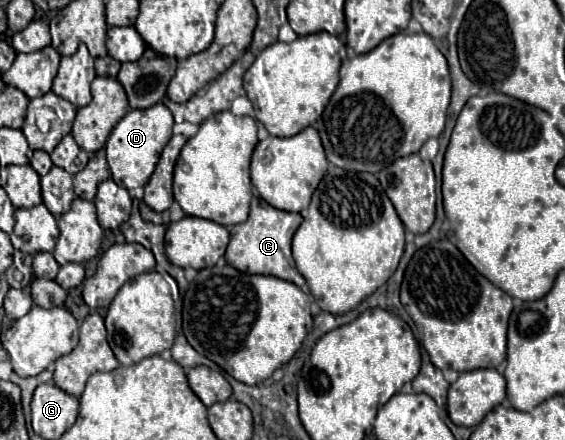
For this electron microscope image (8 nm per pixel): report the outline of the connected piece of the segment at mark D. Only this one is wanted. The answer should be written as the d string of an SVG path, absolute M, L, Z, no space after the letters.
M157 103L155 107L149 109L133 109L129 111L111 131L105 151L107 151L107 163L113 175L113 181L125 187L127 191L133 191L135 187L143 187L151 173L155 171L155 165L159 161L159 155L167 141L171 139L171 129L173 129L173 115L171 111L163 105Z

